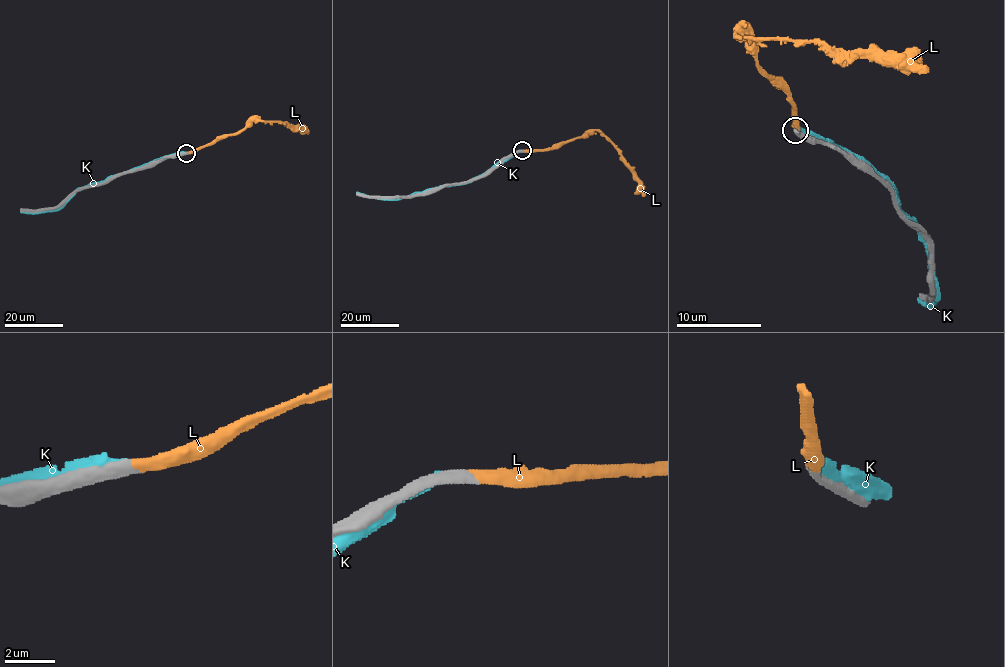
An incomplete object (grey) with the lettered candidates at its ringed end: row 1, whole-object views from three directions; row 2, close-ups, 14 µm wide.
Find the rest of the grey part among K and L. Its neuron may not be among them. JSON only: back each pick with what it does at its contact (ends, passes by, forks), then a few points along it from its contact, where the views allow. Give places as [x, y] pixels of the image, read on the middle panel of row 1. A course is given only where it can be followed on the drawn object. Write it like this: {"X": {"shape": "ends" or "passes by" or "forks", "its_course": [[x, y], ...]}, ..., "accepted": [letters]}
{"L": {"shape": "ends", "its_course": [[523, 151], [547, 150], [599, 130], [621, 155], [644, 196]]}, "accepted": ["L"]}

